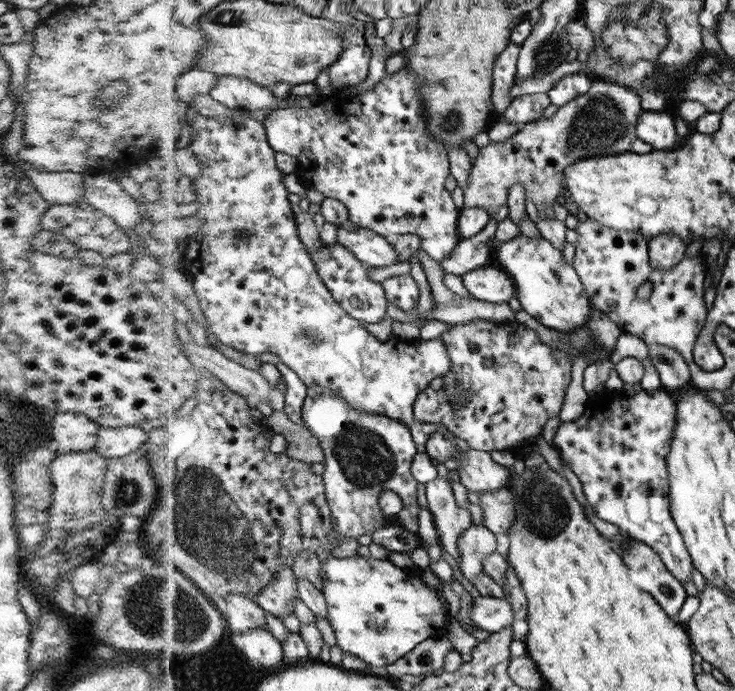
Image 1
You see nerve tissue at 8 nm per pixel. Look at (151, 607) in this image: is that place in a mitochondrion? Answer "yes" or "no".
yes

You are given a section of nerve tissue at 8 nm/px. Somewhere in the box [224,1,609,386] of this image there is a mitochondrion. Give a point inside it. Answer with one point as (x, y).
(548, 49)

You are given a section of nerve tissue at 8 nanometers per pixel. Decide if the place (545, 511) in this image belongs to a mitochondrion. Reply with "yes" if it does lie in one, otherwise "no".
yes

